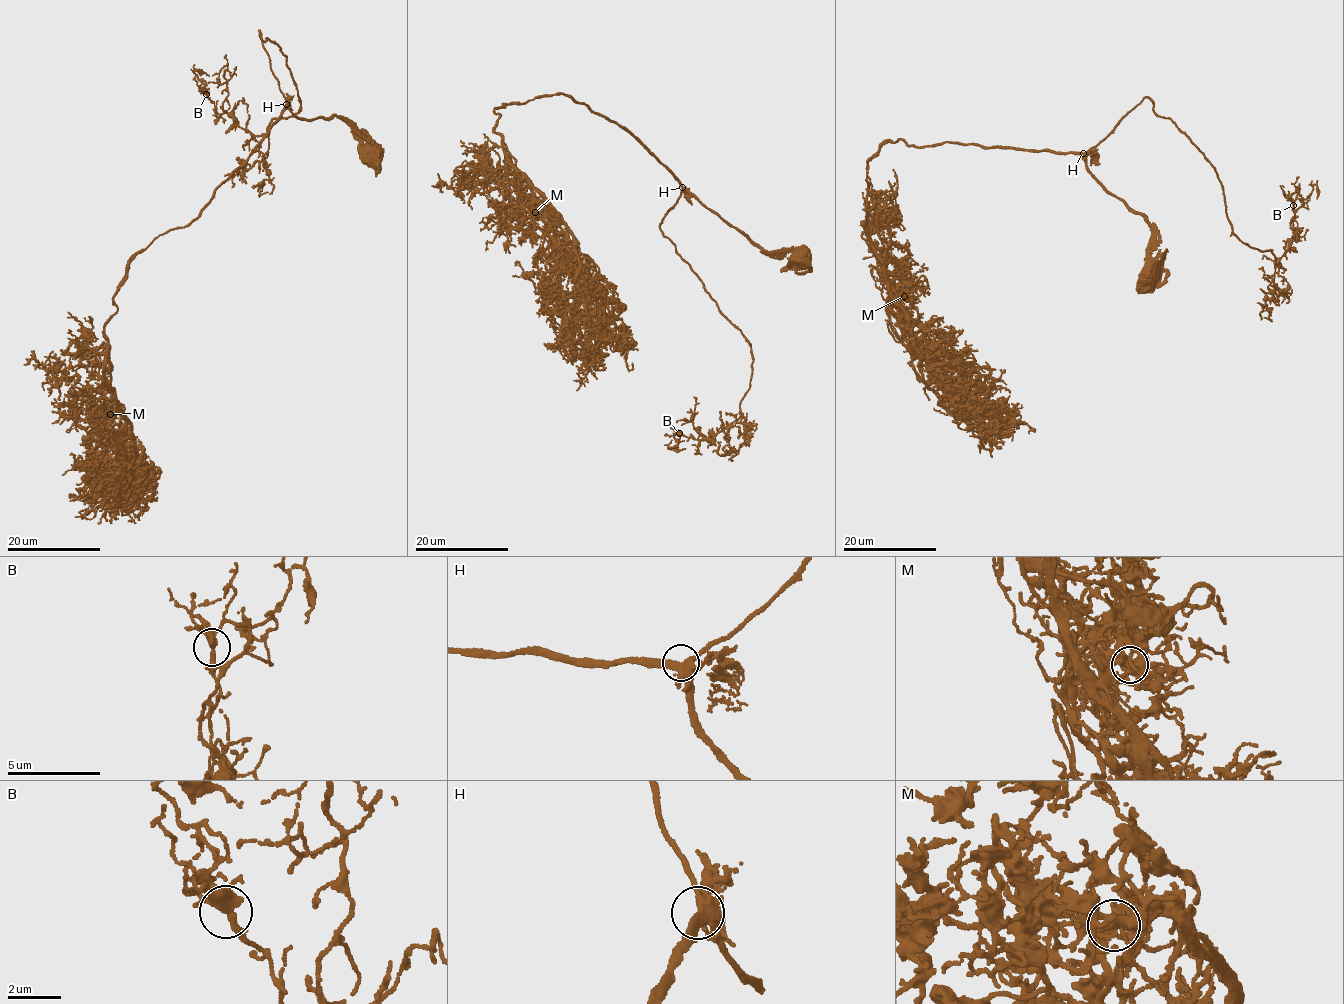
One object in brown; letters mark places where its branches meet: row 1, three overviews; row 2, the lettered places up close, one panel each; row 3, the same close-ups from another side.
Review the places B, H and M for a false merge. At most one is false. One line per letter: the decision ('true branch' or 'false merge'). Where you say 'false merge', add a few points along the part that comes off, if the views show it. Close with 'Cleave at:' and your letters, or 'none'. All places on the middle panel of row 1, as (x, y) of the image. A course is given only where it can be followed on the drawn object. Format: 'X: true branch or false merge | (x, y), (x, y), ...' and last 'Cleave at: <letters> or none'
B: true branch
H: true branch
M: true branch
Cleave at: none

